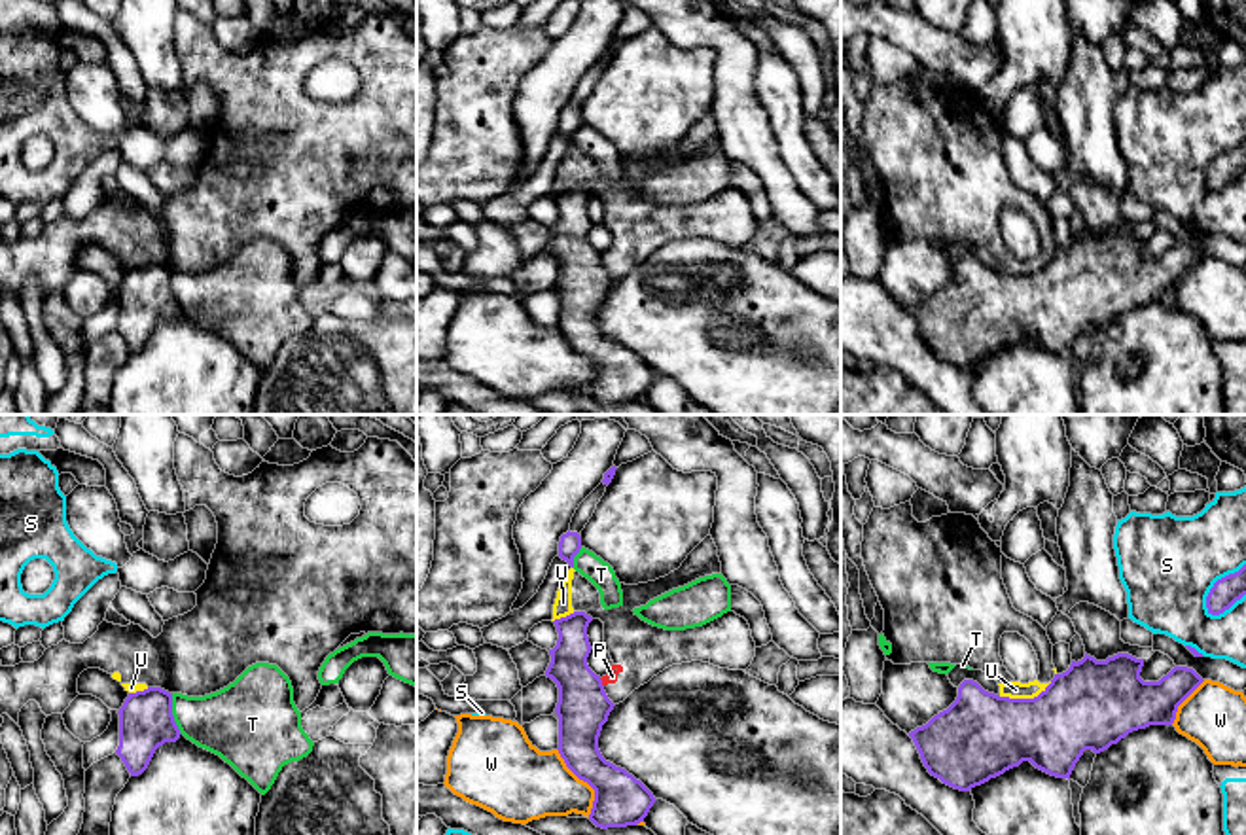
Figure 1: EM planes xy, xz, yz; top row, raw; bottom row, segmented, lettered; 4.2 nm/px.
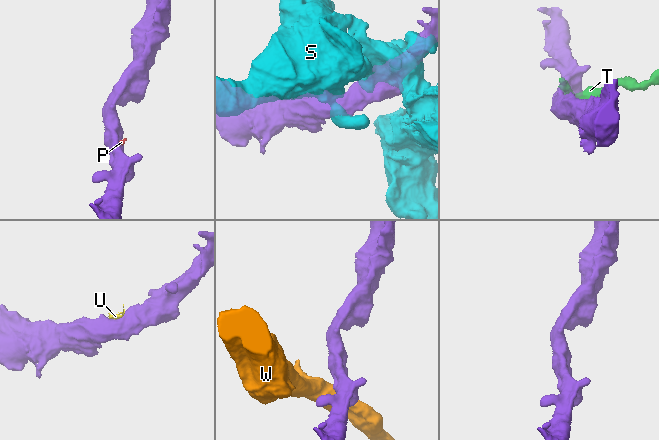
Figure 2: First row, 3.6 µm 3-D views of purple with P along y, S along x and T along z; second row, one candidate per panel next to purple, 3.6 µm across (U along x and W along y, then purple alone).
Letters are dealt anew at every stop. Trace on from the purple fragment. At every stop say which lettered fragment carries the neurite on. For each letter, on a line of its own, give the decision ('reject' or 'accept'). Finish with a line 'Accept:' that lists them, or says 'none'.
P: reject
S: reject
T: reject
U: reject
W: reject
Accept: none

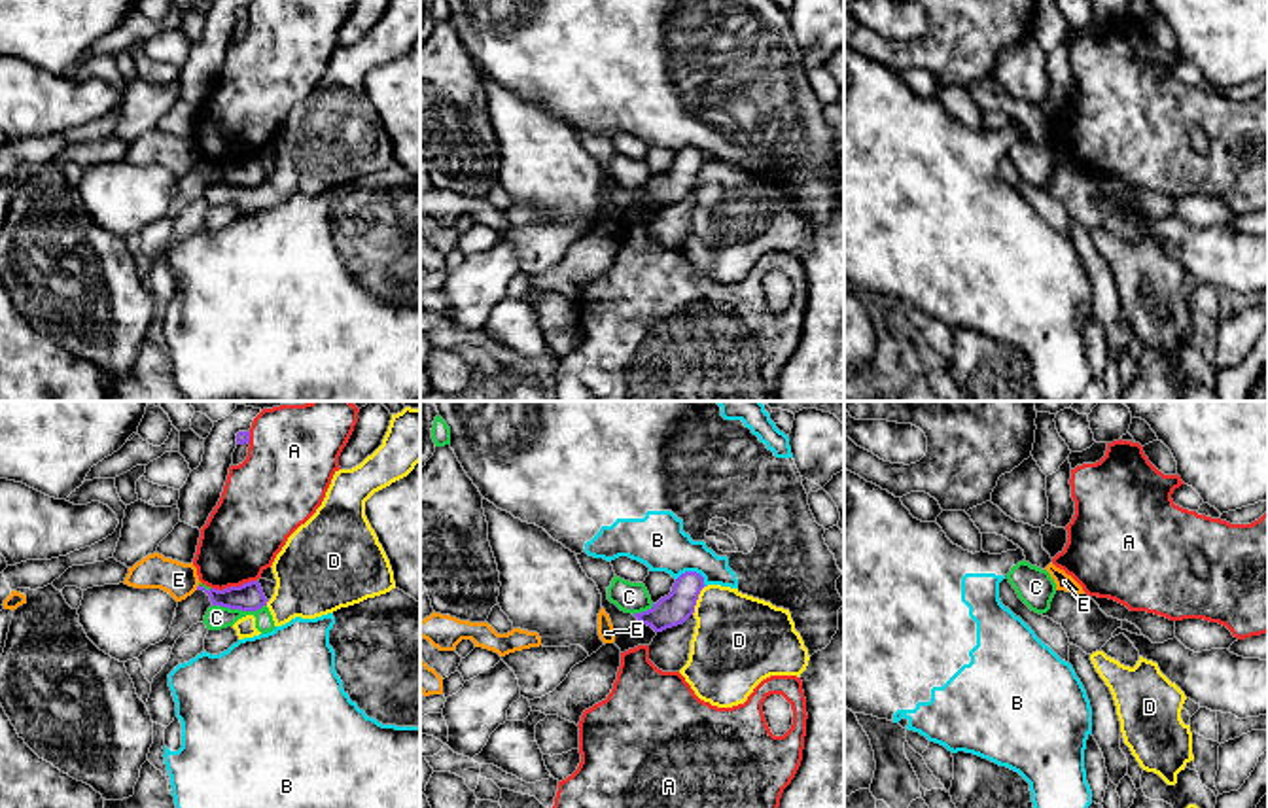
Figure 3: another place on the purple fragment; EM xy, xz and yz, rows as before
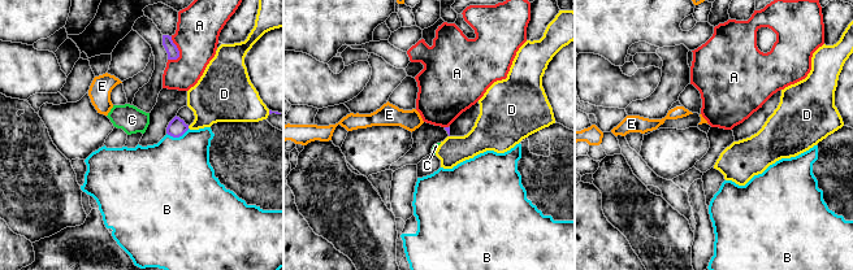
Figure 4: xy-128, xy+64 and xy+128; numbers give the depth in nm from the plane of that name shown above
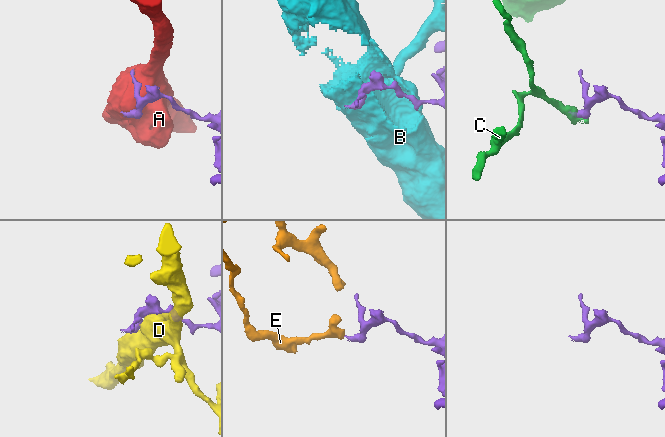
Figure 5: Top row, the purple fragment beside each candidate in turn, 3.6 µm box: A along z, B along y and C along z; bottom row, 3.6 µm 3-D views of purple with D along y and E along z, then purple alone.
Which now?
A: reject
B: reject
C: reject
D: reject
E: reject
Accept: none

